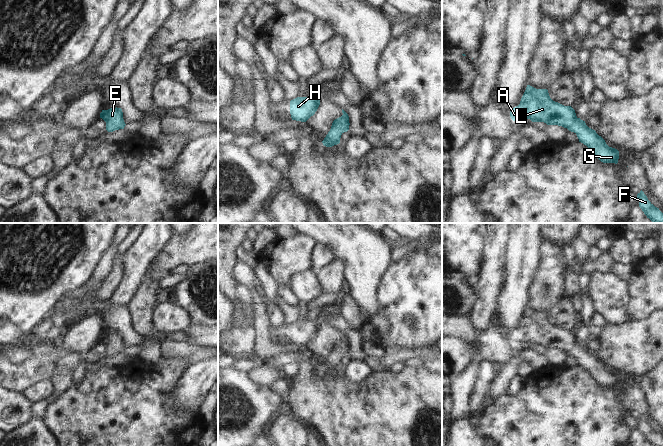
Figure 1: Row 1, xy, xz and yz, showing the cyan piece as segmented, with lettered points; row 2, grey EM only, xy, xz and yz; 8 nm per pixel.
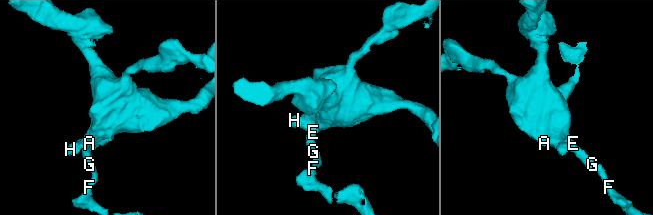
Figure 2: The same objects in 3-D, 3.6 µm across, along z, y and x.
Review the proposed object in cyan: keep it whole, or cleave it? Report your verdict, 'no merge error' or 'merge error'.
no merge error

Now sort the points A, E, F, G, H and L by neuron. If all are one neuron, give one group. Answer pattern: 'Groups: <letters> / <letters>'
Groups: A E F G H L

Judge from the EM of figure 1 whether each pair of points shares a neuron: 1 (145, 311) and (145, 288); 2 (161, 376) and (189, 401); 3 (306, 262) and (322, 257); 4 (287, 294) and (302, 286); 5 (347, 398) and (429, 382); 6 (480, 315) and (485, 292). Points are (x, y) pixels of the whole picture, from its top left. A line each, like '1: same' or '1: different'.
1: same
2: different
3: different
4: different
5: same
6: same

